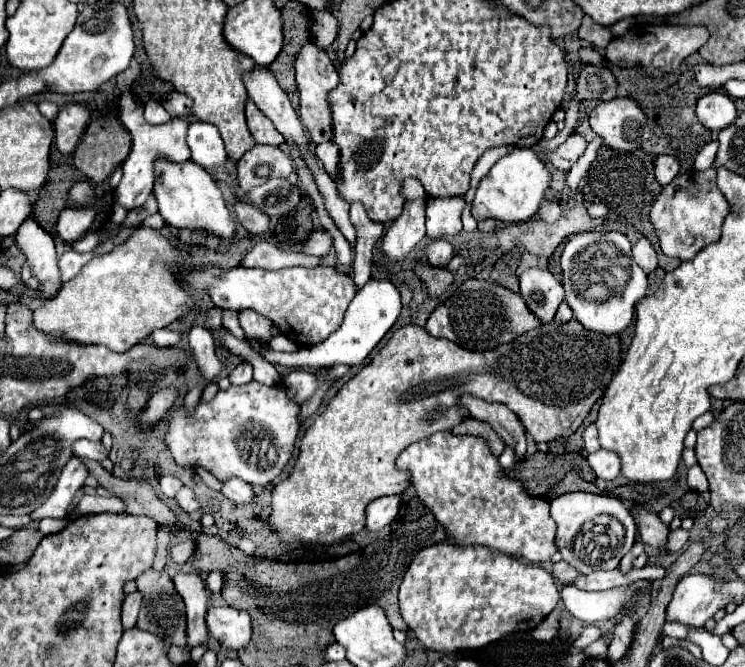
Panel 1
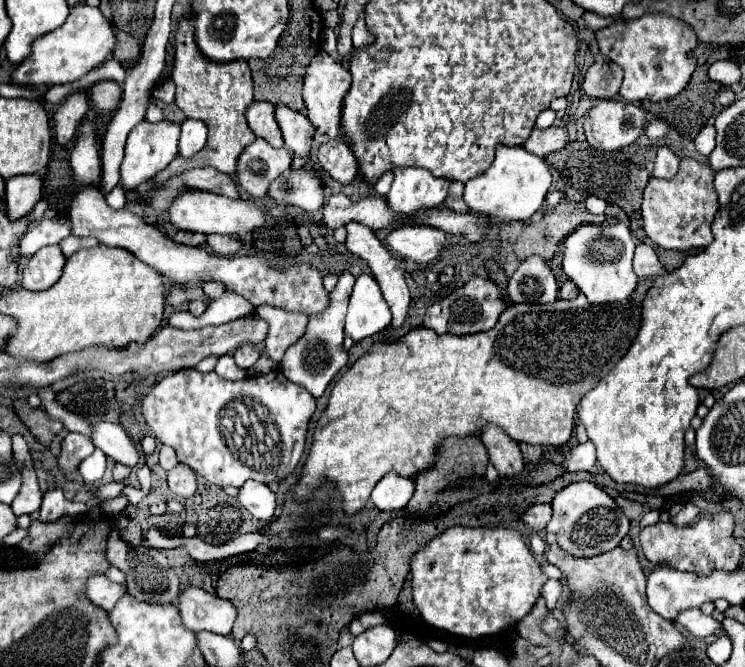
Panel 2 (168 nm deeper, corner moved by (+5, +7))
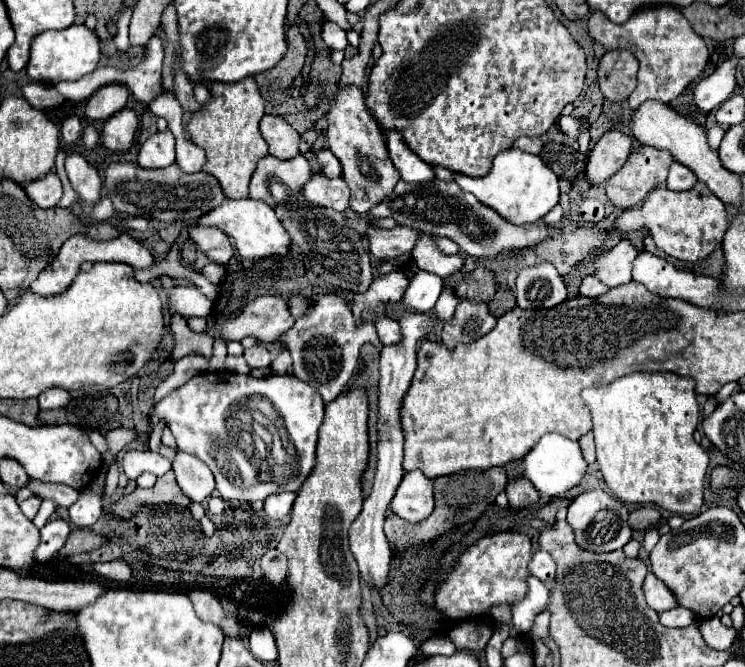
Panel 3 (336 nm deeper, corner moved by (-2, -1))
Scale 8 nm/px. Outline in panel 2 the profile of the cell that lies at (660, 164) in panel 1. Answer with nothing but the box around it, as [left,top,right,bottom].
[652,146,680,178]

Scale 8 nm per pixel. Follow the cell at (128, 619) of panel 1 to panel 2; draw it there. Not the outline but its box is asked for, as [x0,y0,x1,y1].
[86,576,126,610]

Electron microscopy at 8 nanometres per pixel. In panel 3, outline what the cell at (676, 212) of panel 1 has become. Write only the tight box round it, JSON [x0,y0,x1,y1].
[613,182,727,262]

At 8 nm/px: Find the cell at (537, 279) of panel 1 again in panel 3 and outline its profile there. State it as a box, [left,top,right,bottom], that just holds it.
[517,262,567,310]

